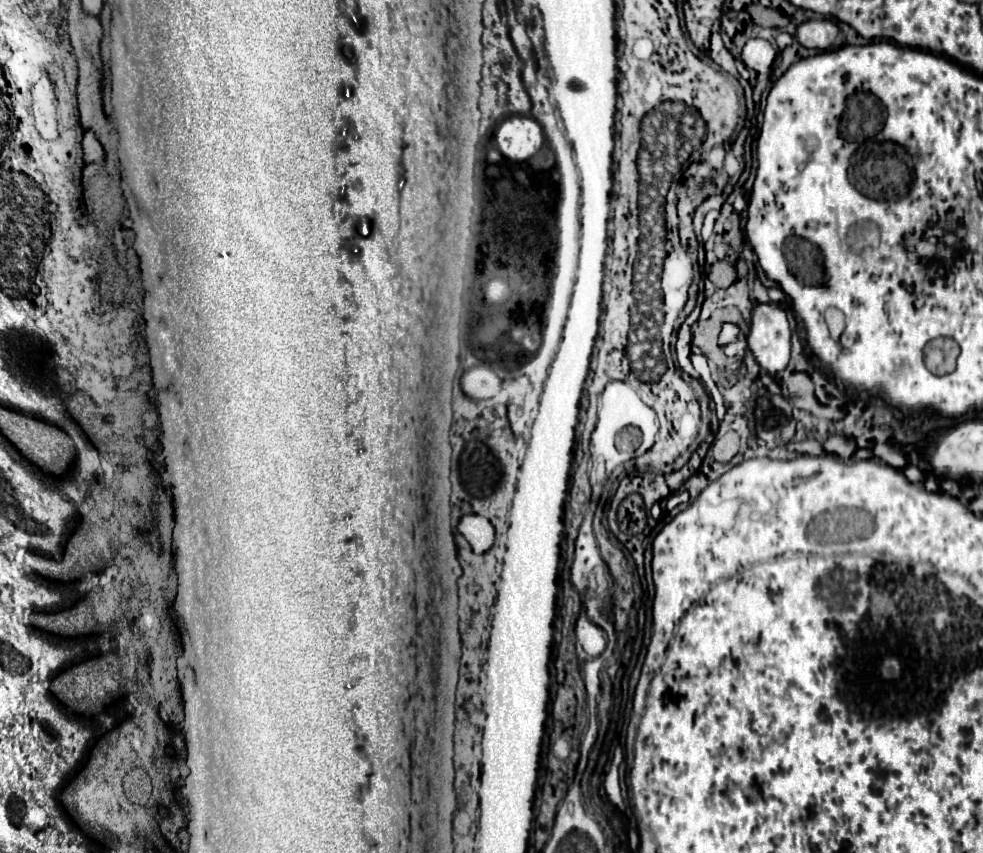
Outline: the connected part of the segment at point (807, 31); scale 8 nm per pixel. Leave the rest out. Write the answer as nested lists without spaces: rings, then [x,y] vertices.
[[[812,19],[812,21],[804,21],[798,25],[796,29],[796,39],[800,41],[800,45],[808,47],[808,49],[830,49],[838,37],[838,27],[828,21],[828,19]]]

